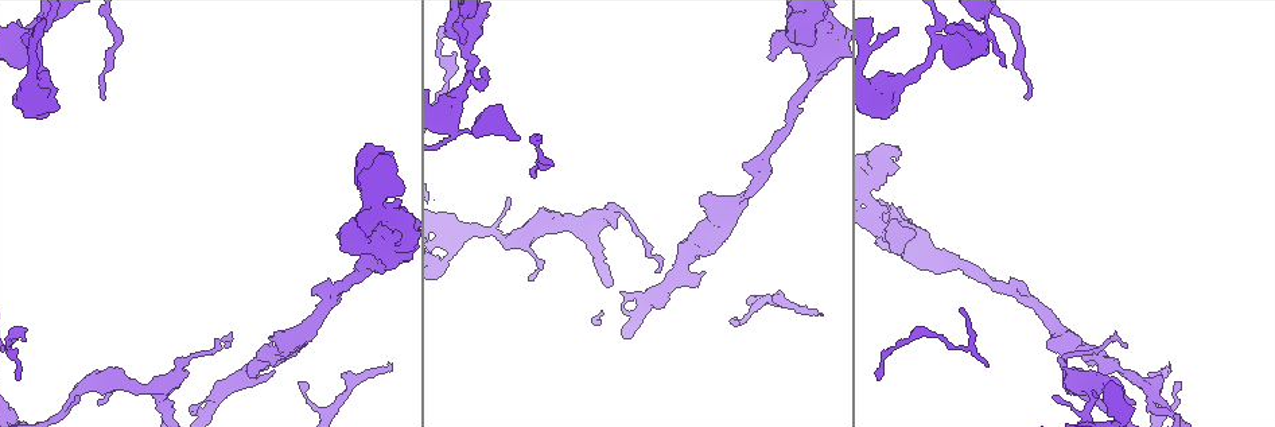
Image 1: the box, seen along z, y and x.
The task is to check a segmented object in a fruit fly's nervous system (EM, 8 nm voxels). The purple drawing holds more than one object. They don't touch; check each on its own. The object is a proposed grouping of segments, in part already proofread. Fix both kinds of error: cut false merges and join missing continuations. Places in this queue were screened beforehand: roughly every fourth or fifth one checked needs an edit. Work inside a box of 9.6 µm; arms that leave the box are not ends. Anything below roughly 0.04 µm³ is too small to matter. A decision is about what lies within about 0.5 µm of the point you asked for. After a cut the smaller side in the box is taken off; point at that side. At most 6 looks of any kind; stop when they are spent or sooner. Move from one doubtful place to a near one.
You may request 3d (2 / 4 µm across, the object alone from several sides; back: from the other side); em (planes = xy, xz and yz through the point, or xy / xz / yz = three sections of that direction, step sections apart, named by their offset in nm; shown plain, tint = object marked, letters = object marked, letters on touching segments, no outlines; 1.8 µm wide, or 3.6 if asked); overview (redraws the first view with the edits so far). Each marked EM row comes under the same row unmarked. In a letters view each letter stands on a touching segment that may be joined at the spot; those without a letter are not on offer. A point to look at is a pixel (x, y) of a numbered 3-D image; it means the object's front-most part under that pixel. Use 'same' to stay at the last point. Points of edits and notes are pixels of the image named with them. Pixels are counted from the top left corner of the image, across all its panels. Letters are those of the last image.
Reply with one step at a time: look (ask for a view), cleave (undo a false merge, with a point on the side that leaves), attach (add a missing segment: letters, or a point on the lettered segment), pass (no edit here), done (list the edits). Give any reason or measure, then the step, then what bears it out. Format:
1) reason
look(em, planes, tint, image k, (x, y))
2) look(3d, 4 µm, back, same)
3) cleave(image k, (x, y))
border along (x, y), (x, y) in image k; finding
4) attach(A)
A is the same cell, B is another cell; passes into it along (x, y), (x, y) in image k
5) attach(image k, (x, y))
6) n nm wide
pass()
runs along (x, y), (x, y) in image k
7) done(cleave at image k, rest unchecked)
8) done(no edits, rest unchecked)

arms part here
look(em, xz, step 4, letters, image 1, (938, 44))

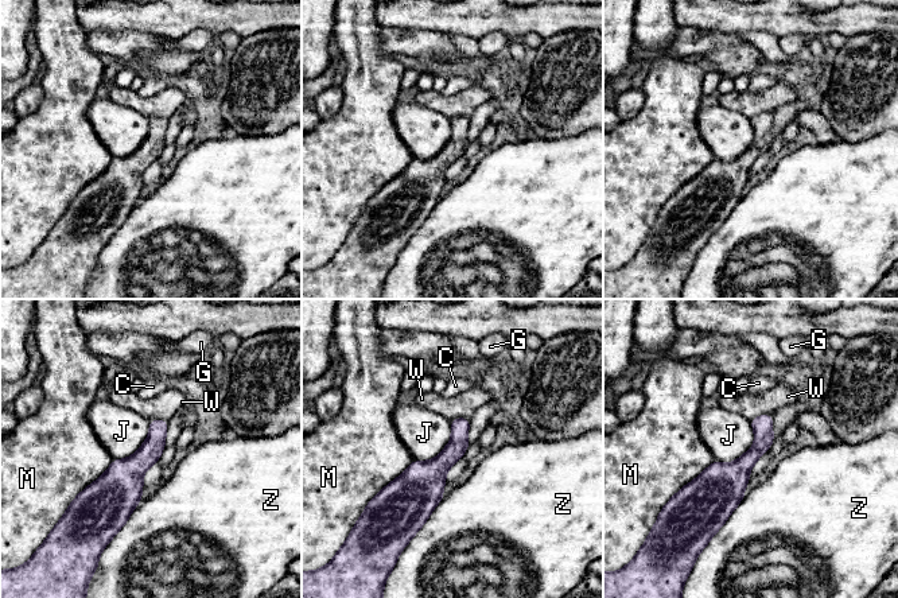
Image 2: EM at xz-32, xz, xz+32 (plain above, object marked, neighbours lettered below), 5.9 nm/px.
pass()
C, G, J, M, W and Z are other cells; border along (750, 420), (754, 443), (716, 461) in image 2; one cell here

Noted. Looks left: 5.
sudden change in width
look(3d, 4 µm, image 1, (377, 165))

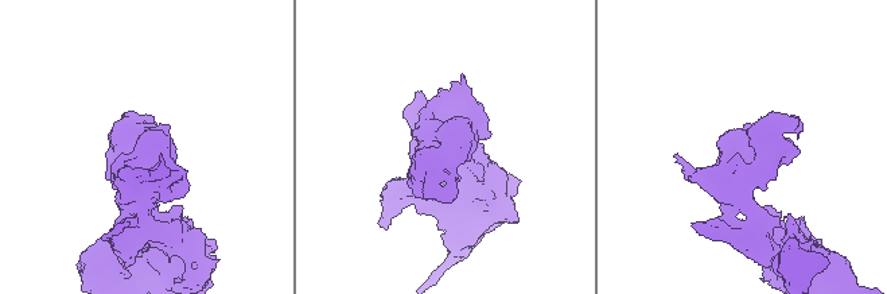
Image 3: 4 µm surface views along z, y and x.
need the tissue
look(em, yz, step 16, tint, image 3, (758, 149))

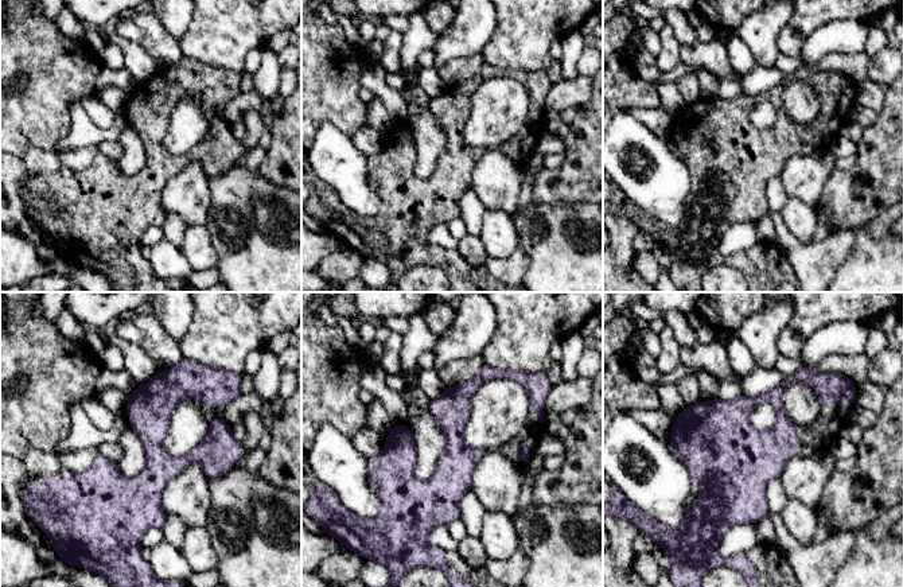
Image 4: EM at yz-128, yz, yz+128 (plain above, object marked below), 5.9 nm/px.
another direction
look(em, planes, letters, same)

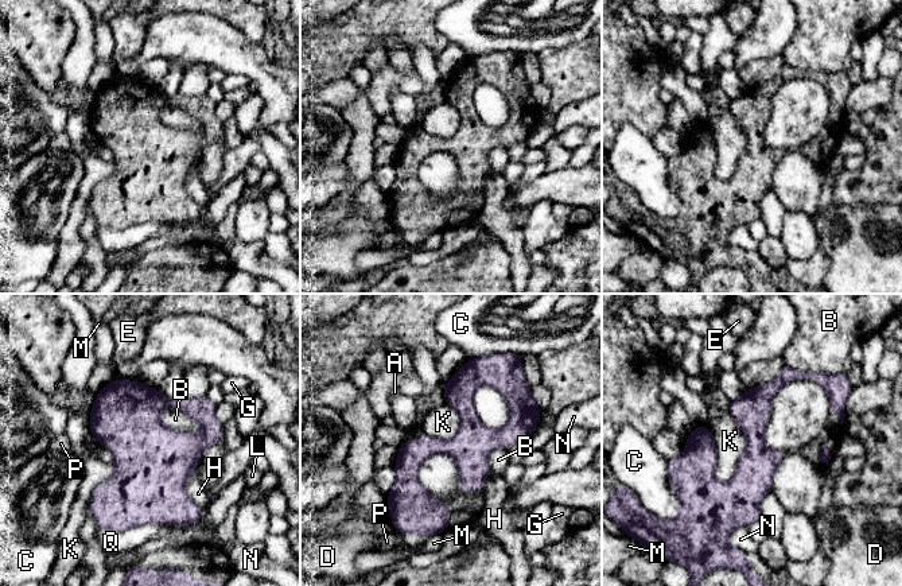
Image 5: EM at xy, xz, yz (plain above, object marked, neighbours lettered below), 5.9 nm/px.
pass()
A, B, C, D, E, G, H, K, L, M, N, P and Q are other cells; runs along (471, 367), (466, 431), (411, 464), (444, 526) in image 5; continuous, no second cell

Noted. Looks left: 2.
done(no edits, rest unchecked)

